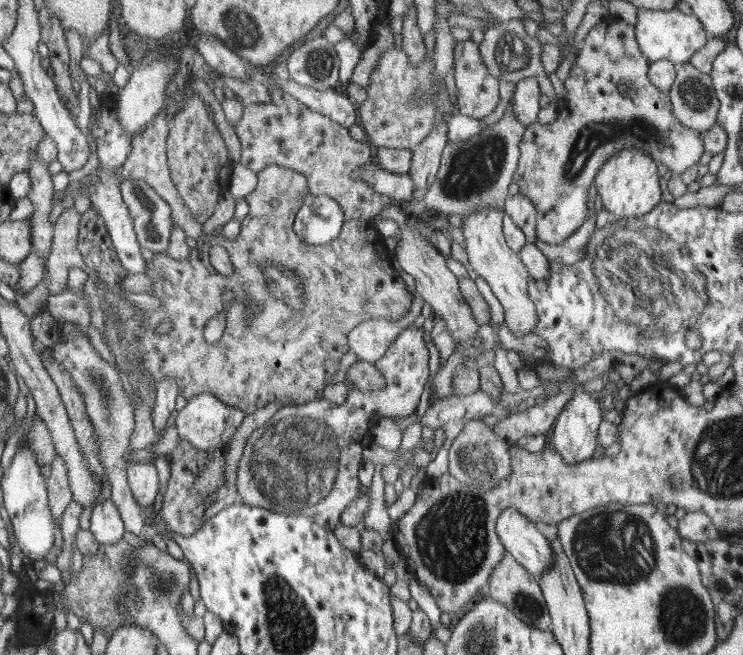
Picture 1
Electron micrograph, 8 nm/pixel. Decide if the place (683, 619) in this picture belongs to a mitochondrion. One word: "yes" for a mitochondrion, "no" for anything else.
yes

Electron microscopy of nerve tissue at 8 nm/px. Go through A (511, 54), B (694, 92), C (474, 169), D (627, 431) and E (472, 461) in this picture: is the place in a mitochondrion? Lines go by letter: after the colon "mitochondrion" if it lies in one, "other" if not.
A: mitochondrion
B: mitochondrion
C: mitochondrion
D: other
E: mitochondrion

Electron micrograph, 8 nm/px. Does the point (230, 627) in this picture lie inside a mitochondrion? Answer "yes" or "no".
no

